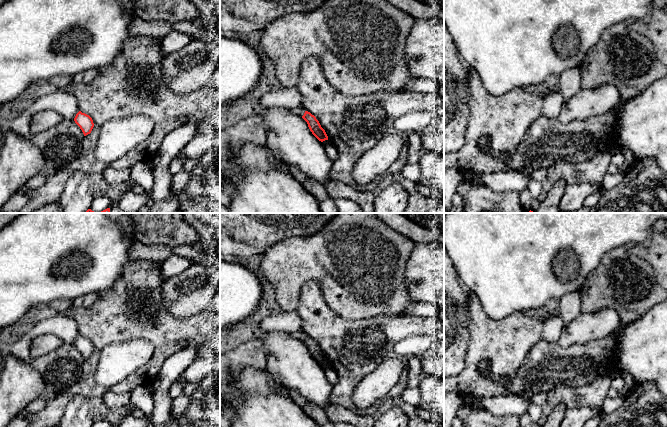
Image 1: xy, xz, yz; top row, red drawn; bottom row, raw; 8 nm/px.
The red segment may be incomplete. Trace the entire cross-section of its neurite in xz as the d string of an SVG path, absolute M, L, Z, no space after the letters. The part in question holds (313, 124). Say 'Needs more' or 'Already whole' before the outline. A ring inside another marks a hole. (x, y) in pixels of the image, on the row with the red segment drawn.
Needs more. M302 106L290 109L290 112L294 115L302 117L308 124L308 127L312 134L321 142L328 140L328 136L325 130L321 127L319 121L314 115L306 111Z

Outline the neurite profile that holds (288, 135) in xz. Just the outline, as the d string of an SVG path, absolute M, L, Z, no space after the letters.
M283 107L266 108L261 115L267 132L266 145L287 164L298 167L306 176L326 185L333 161L327 156L323 143L312 134L307 122Z

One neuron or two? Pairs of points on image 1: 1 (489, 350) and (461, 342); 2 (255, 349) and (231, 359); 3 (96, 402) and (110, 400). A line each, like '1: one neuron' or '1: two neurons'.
1: two neurons
2: one neuron
3: two neurons

